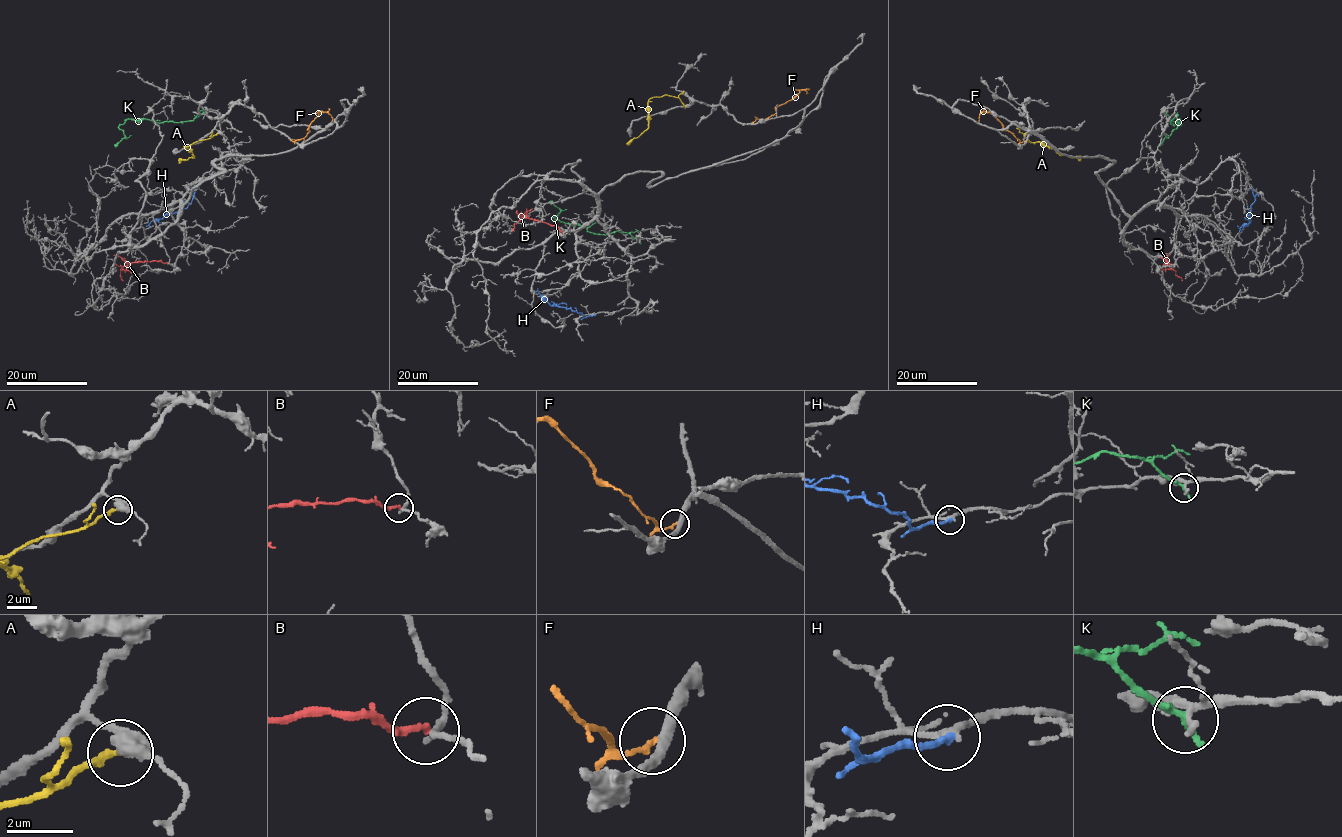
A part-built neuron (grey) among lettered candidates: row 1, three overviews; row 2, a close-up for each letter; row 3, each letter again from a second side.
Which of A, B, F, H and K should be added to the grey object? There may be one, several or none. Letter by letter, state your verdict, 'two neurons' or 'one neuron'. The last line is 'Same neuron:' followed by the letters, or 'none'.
A: two neurons
B: two neurons
F: two neurons
H: two neurons
K: two neurons
Same neuron: none

